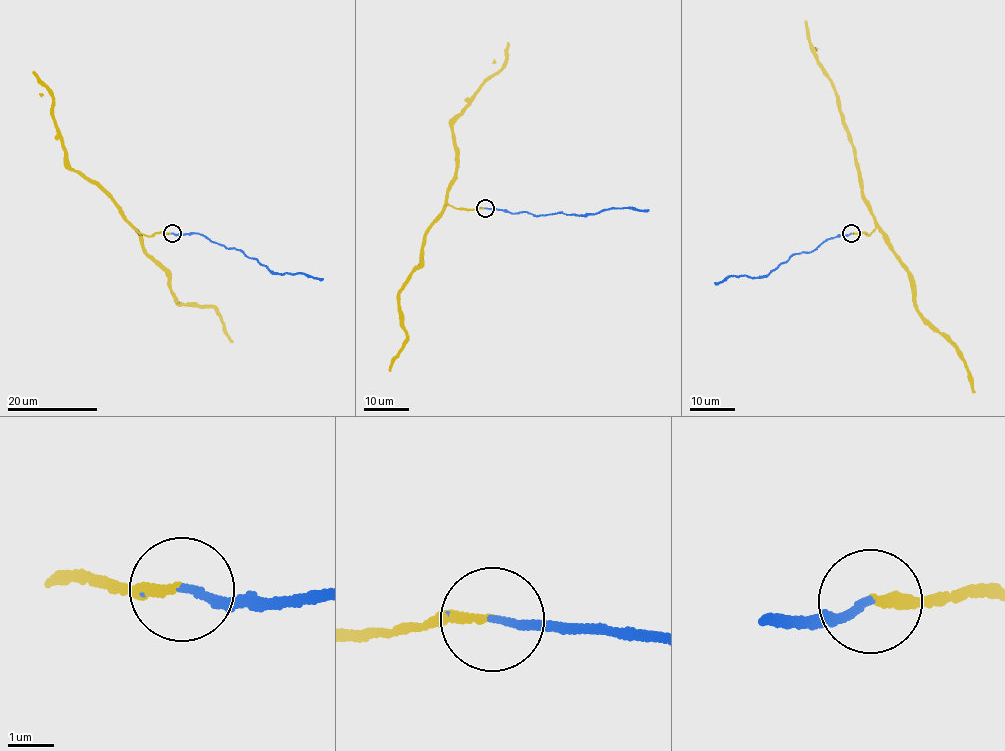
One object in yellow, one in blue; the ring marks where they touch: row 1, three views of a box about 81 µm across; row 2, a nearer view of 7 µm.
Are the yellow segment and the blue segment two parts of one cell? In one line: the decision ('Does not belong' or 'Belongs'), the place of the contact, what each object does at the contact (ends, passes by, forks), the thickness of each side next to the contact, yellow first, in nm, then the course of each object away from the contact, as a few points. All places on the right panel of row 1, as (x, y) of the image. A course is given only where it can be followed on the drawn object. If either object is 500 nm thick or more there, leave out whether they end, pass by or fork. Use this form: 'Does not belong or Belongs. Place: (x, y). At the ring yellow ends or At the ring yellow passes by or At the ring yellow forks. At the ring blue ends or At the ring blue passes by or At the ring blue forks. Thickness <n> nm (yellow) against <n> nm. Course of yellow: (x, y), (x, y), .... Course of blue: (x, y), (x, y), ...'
Belongs. Place: (851, 233). At the ring yellow ends. At the ring blue ends. Thickness 180 nm (yellow) against 150 nm. Course of yellow: (851, 233), (868, 235), (876, 226), (864, 197), (838, 96), (810, 42), (806, 20). Course of blue: (851, 233), (823, 242), (812, 251), (792, 255), (761, 277), (733, 275), (714, 283)

